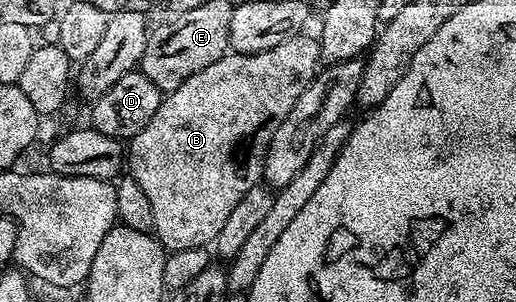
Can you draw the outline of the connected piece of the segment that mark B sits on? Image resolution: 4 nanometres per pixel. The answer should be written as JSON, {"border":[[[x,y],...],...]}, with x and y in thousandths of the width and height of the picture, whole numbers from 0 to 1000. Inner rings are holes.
{"border":[[[585,106],[533,146],[517,172],[492,179],[434,179],[417,212],[378,238],[347,291],[326,301],[308,344],[308,371],[275,430],[248,460],[246,576],[277,623],[293,692],[300,699],[297,775],[322,831],[355,821],[386,821],[419,805],[432,738],[448,699],[508,599],[506,573],[514,507],[525,477],[525,450],[541,411],[556,397],[556,371],[572,358],[572,331],[587,318],[595,278],[624,215],[622,142],[612,123],[597,126]]]}

